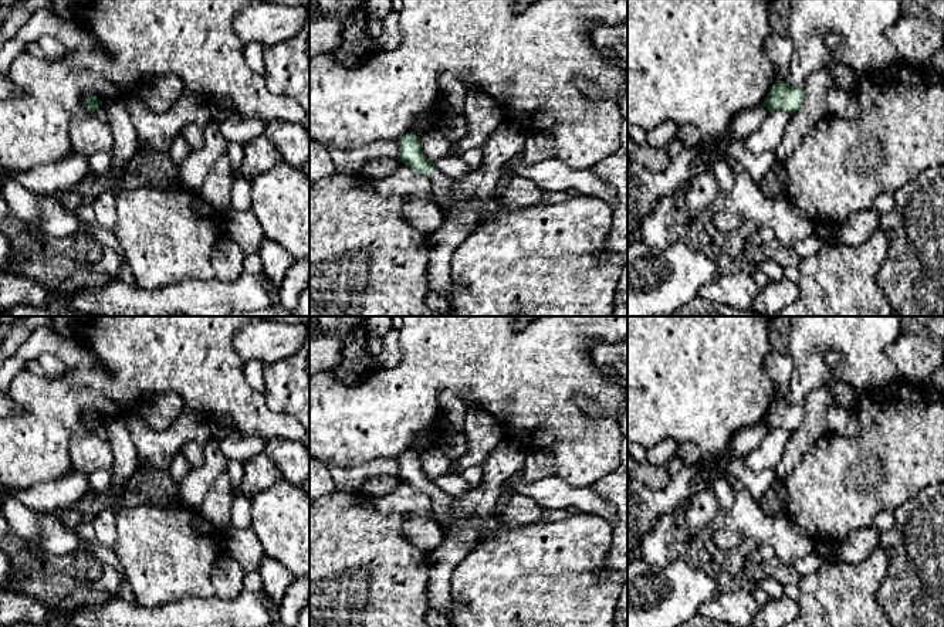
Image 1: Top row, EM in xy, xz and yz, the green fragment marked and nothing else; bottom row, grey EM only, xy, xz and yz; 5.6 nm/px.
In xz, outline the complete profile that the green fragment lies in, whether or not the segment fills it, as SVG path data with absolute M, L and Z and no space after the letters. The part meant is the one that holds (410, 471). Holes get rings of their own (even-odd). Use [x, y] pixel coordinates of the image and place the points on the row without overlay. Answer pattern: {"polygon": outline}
{"polygon": "M412 448L397 457L397 478L427 494L436 521L444 532L443 543L429 553L427 597L430 609L444 613L453 624L450 576L454 567L477 546L481 521L477 516L453 518L451 496L437 488L422 470L420 455Z"}

